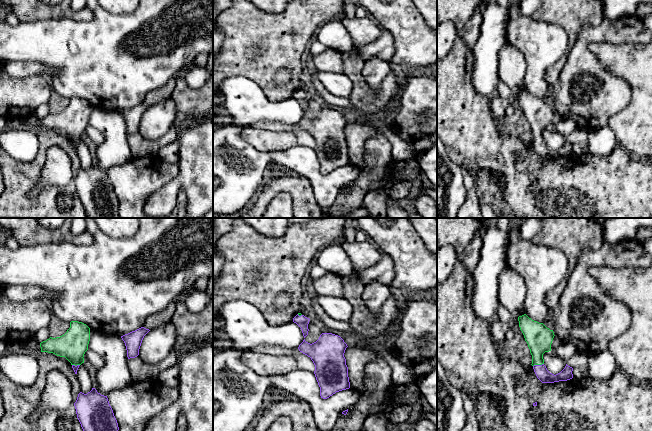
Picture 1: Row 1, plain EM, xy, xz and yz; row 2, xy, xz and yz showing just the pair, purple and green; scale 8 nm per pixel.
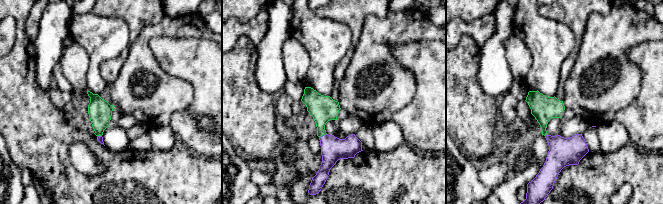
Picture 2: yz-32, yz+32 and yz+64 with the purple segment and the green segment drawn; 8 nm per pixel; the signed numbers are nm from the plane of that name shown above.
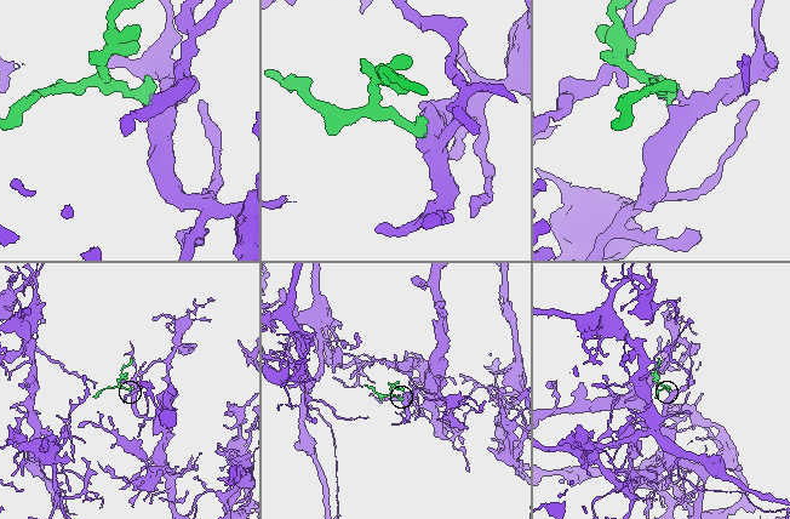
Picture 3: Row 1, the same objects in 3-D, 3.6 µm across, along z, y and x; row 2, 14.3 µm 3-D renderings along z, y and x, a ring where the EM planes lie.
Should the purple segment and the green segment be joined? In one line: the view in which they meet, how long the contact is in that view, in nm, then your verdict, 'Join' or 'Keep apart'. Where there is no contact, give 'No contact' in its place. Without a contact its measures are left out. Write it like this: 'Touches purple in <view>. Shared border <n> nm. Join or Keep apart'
Touches purple in yz. Shared border 90 nm. Join

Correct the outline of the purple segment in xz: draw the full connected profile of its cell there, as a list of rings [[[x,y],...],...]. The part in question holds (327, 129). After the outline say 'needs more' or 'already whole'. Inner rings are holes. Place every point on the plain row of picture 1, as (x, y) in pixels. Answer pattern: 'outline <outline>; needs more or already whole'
outline [[[322,109],[312,120],[304,115],[298,123],[315,141],[314,150],[323,175],[350,164],[348,143],[344,133],[347,123],[340,112],[332,109]]]; already whole

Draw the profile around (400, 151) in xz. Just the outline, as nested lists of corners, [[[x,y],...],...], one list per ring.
[[[314,74],[311,77],[309,84],[310,87],[314,89],[316,93],[315,96],[321,97],[325,102],[333,106],[351,111],[356,122],[370,125],[375,127],[377,130],[382,131],[392,145],[392,160],[403,161],[406,159],[417,158],[417,155],[408,147],[407,143],[393,132],[390,122],[387,122],[384,118],[373,118],[366,116],[353,107],[349,98],[340,98],[330,94],[324,89]]]

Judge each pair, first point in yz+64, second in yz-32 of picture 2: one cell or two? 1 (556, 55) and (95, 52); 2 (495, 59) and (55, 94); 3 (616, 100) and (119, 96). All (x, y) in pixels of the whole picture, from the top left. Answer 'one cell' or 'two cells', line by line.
1: one cell
2: two cells
3: one cell

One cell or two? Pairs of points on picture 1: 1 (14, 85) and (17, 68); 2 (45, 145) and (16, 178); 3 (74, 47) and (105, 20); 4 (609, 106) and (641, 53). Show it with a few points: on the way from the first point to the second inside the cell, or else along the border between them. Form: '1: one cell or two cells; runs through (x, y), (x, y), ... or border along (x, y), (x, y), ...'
1: two cells; border along (39, 74), (23, 77), (10, 76)
2: one cell; runs through (41, 154), (40, 159), (25, 174)
3: one cell; runs through (82, 43), (97, 28)
4: two cells; border along (605, 67), (629, 85), (630, 103)

